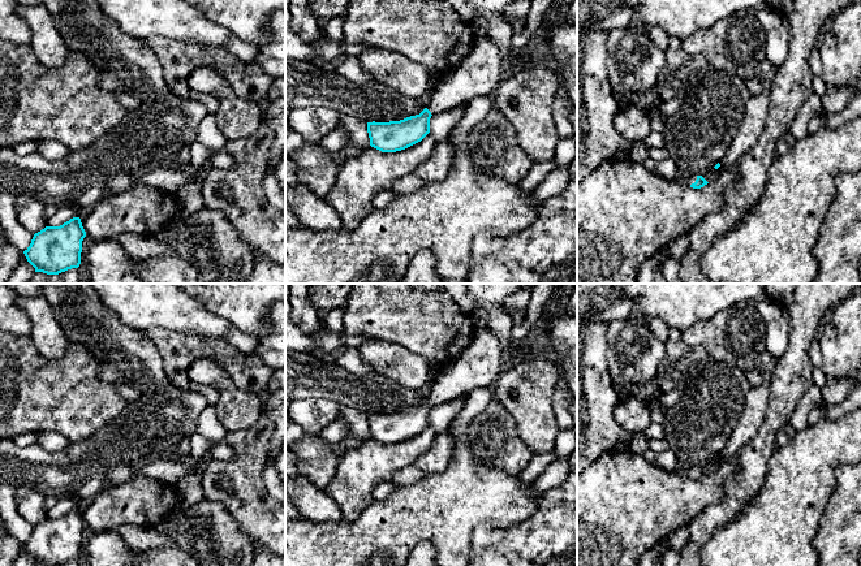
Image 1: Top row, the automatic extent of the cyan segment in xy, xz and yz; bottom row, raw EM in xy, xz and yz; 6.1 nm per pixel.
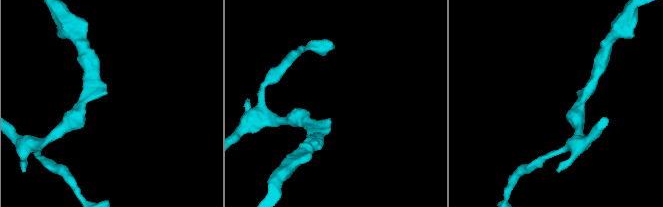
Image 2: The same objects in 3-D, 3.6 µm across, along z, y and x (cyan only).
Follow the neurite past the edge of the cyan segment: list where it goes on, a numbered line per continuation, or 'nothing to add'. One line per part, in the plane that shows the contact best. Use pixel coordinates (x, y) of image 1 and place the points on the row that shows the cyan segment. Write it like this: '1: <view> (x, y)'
1: yz (688, 180)

